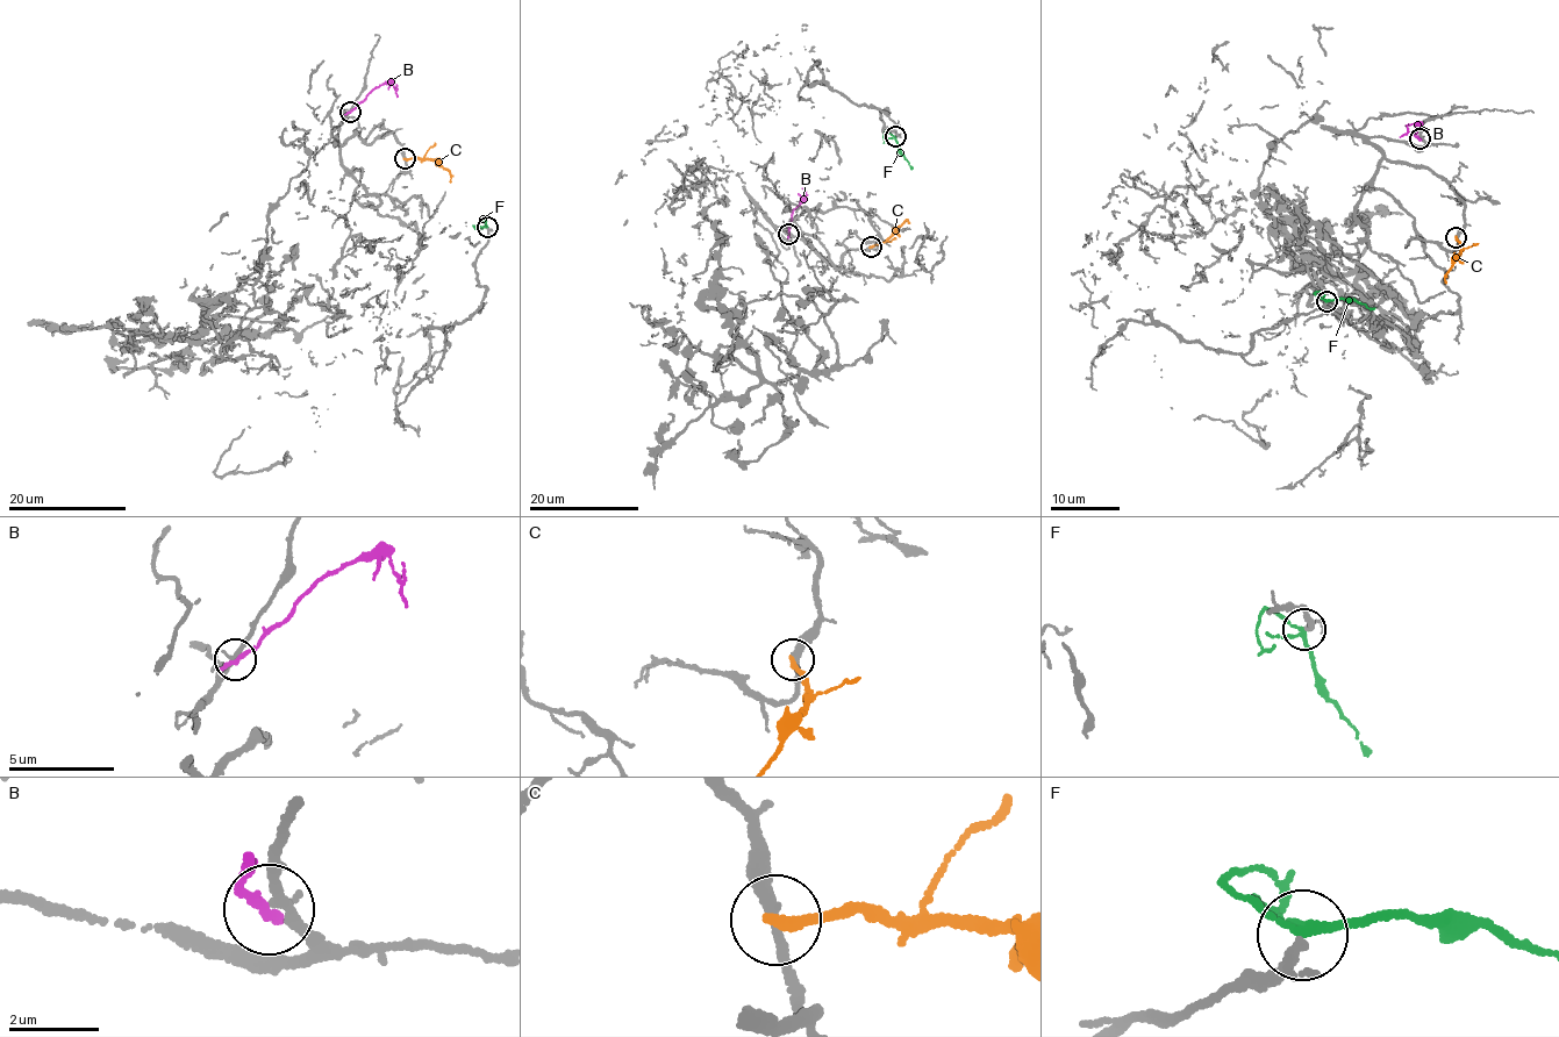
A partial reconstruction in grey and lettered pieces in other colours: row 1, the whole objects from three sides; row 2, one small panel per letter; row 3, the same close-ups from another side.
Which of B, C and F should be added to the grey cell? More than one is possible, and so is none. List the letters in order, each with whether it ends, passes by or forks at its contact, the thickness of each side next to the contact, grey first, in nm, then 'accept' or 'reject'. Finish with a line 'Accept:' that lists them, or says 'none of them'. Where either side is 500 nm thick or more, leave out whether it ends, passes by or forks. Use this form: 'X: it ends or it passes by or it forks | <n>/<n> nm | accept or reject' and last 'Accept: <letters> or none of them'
B: it ends | 200/240 nm | reject
C: it ends | 280/260 nm | reject
F: it forks | 170/140 nm | accept
Accept: F

